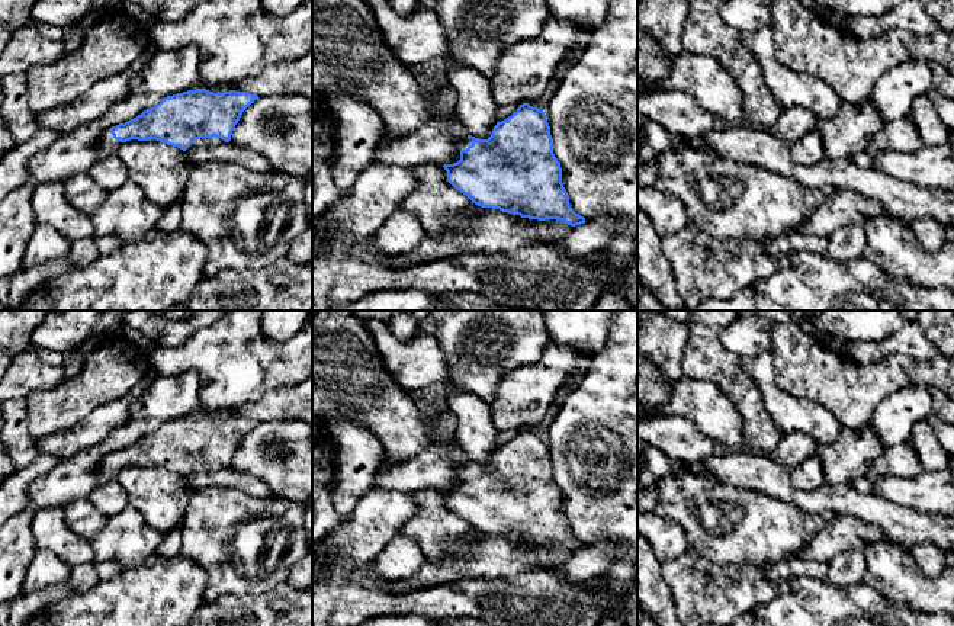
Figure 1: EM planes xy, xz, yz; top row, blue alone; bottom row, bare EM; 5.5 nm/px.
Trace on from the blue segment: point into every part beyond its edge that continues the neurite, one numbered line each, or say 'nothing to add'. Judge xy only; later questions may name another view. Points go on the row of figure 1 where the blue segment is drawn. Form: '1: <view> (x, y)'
1: xy (106, 145)

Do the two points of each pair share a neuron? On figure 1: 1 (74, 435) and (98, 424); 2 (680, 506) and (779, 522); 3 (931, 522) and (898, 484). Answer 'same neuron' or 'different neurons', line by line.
1: same neuron
2: same neuron
3: different neurons

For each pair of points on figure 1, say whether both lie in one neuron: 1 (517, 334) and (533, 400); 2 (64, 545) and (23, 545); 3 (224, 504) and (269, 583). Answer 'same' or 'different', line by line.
1: different
2: different
3: same

